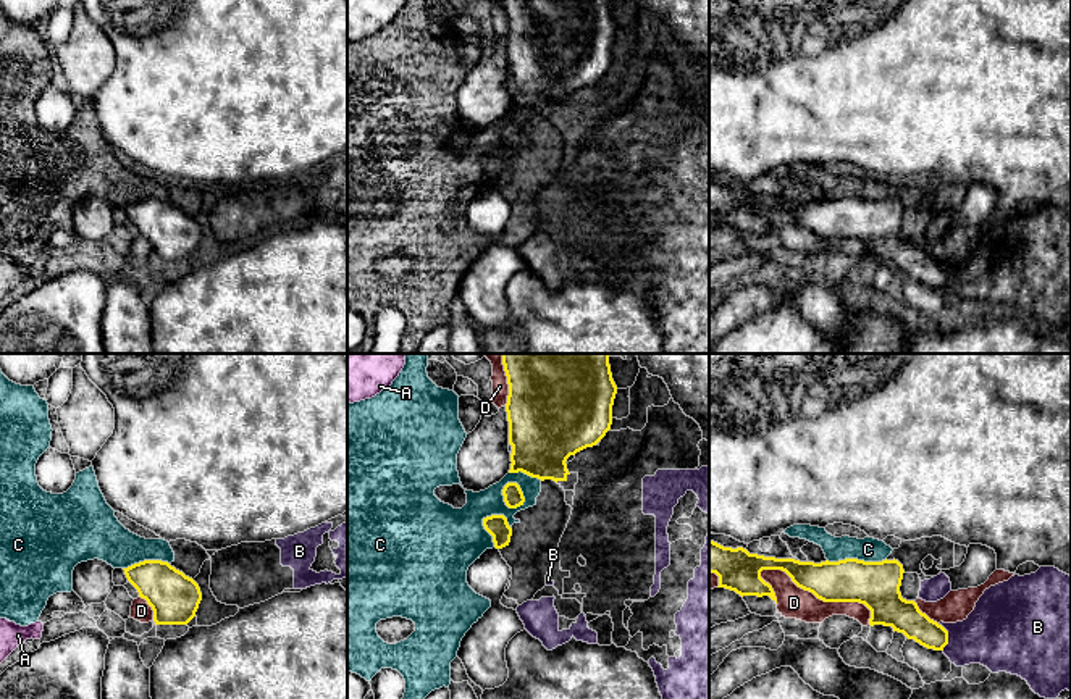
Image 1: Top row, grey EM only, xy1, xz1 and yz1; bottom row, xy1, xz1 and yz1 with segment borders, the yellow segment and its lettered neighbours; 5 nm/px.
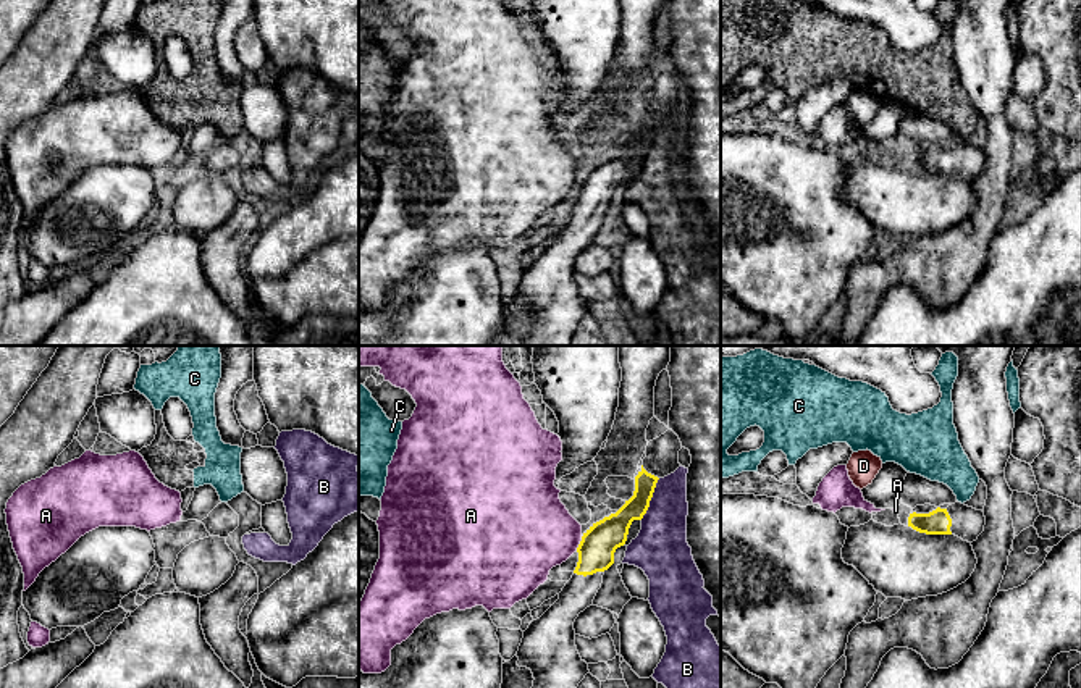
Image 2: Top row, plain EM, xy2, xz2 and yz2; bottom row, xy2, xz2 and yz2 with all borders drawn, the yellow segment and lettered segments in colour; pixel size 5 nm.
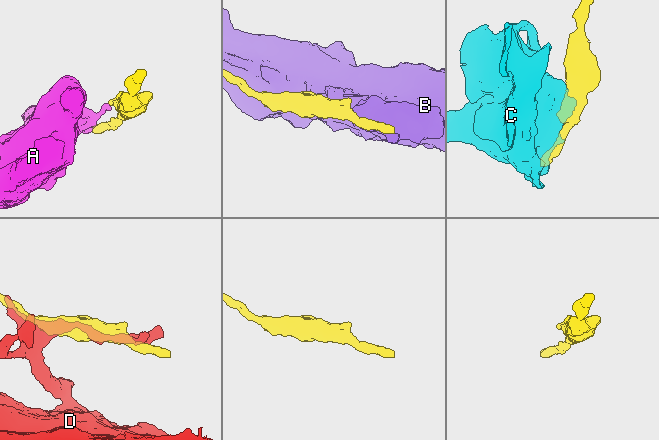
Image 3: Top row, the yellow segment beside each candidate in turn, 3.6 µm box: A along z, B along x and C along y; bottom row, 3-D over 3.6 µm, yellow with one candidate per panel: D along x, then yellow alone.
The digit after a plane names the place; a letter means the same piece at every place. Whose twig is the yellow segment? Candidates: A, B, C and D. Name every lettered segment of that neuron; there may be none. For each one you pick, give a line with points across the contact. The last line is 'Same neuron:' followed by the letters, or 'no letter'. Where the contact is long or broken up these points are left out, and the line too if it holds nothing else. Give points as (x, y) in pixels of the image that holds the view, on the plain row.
Same neuron: no letter

